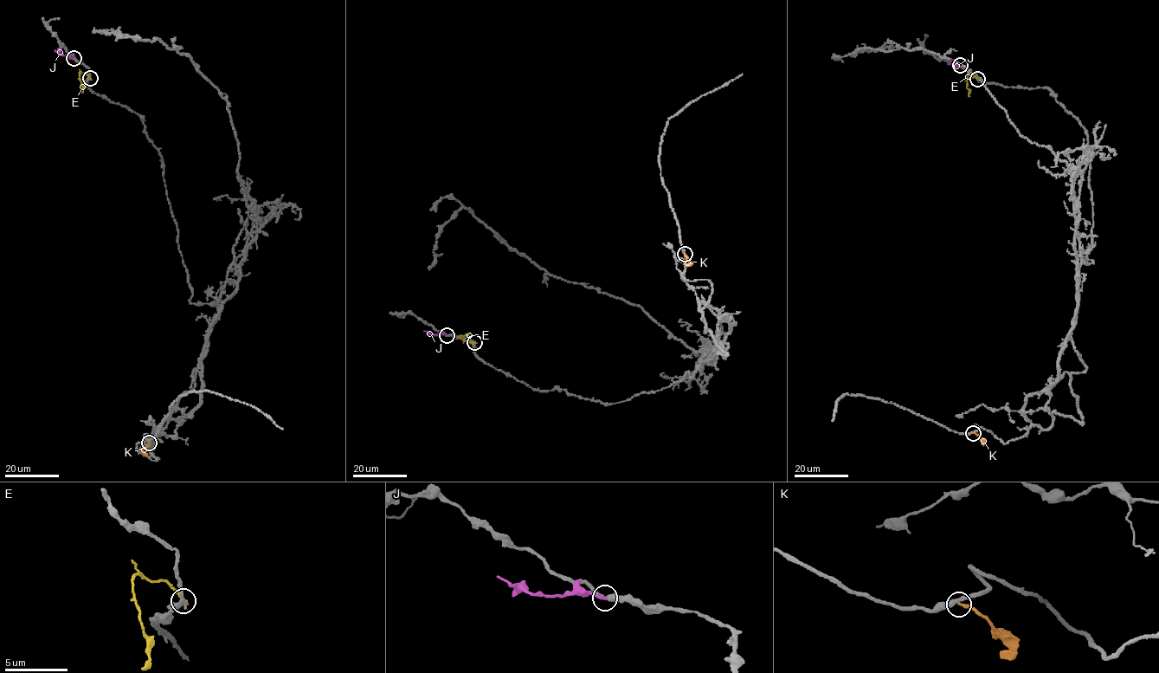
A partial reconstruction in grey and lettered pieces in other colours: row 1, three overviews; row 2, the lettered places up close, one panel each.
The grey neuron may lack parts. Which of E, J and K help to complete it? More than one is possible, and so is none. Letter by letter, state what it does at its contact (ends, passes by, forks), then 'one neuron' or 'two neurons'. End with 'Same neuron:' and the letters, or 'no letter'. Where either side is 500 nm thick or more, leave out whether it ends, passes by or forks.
E: it ends | two neurons
J: it ends | one neuron
K: it ends | two neurons
Same neuron: J

